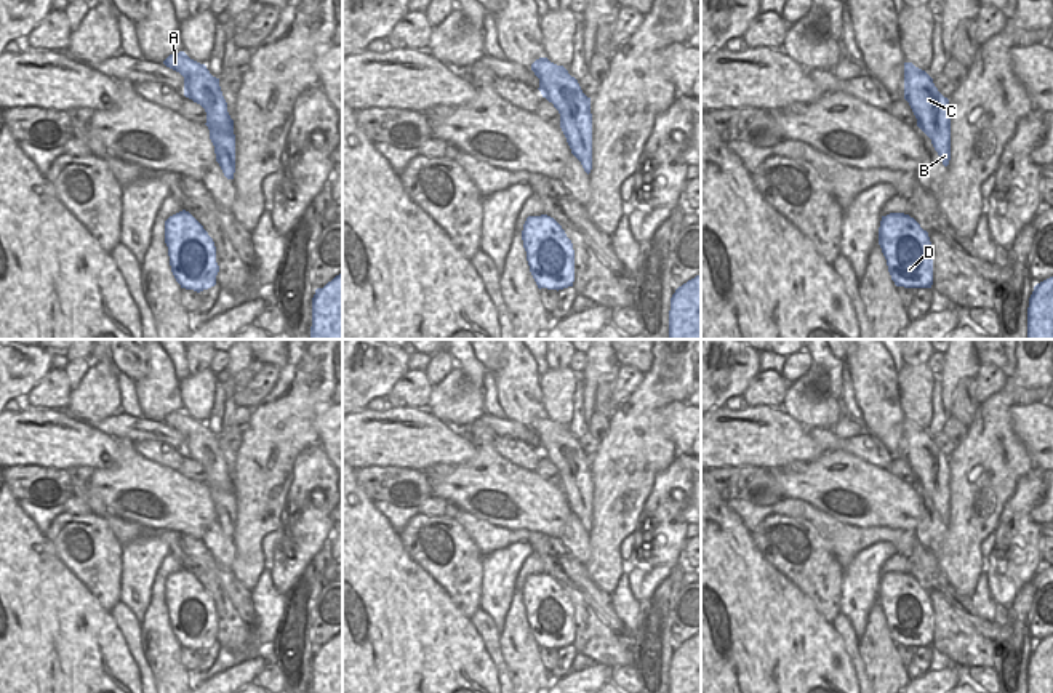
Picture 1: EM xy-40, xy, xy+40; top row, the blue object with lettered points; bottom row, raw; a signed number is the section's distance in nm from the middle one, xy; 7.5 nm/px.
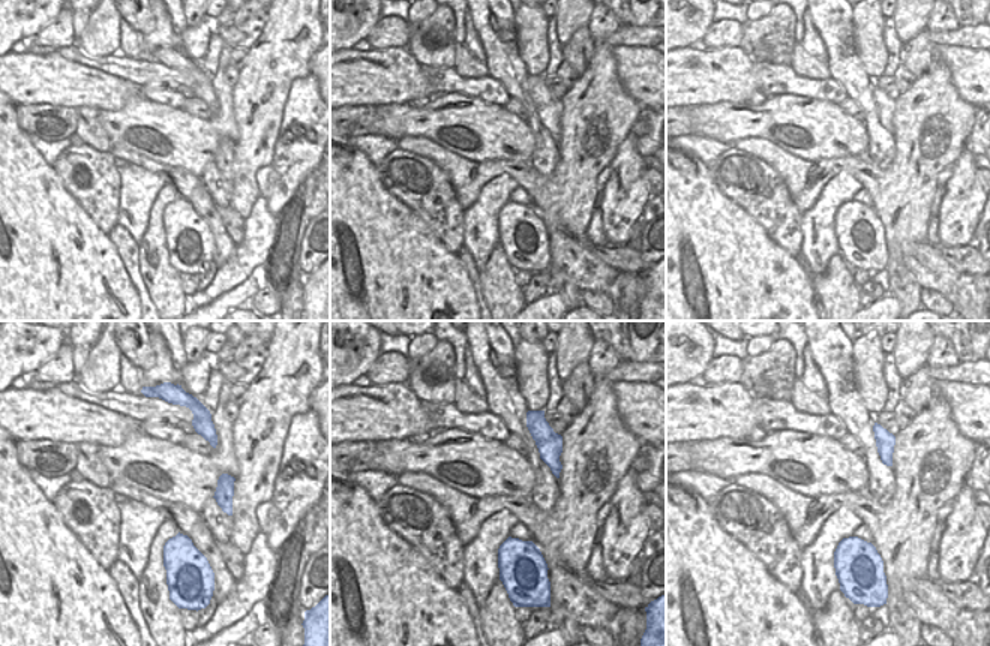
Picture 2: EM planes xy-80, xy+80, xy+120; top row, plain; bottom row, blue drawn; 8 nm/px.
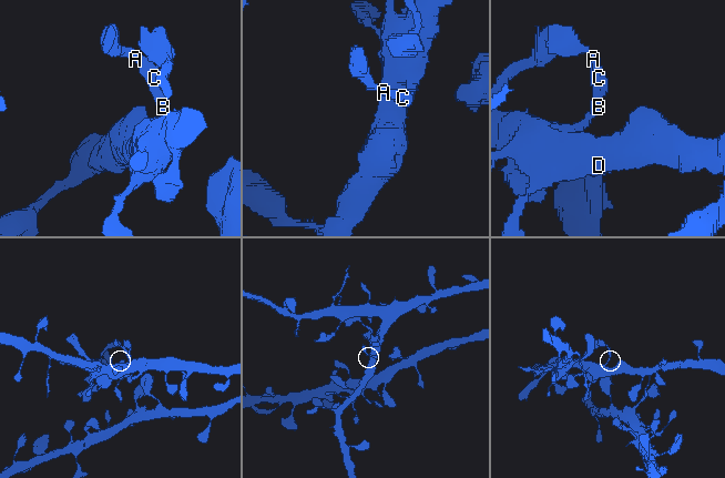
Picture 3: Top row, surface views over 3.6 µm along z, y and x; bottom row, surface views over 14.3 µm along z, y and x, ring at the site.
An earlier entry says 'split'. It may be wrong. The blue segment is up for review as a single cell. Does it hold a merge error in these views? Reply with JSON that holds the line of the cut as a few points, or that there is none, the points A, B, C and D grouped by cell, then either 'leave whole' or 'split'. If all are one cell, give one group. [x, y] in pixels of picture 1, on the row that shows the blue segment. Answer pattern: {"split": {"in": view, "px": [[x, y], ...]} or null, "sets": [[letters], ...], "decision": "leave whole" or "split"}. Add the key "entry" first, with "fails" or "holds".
{"entry": "fails", "split": null, "sets": [["A", "B", "C", "D"]], "decision": "leave whole"}

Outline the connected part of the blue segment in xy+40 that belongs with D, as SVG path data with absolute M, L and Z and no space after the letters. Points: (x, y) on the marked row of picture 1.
M904 213L882 216L879 245L896 286L931 288L933 250L928 232Z

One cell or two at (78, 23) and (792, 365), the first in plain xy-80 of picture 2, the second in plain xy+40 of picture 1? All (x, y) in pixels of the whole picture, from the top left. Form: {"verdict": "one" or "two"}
{"verdict": "one"}

